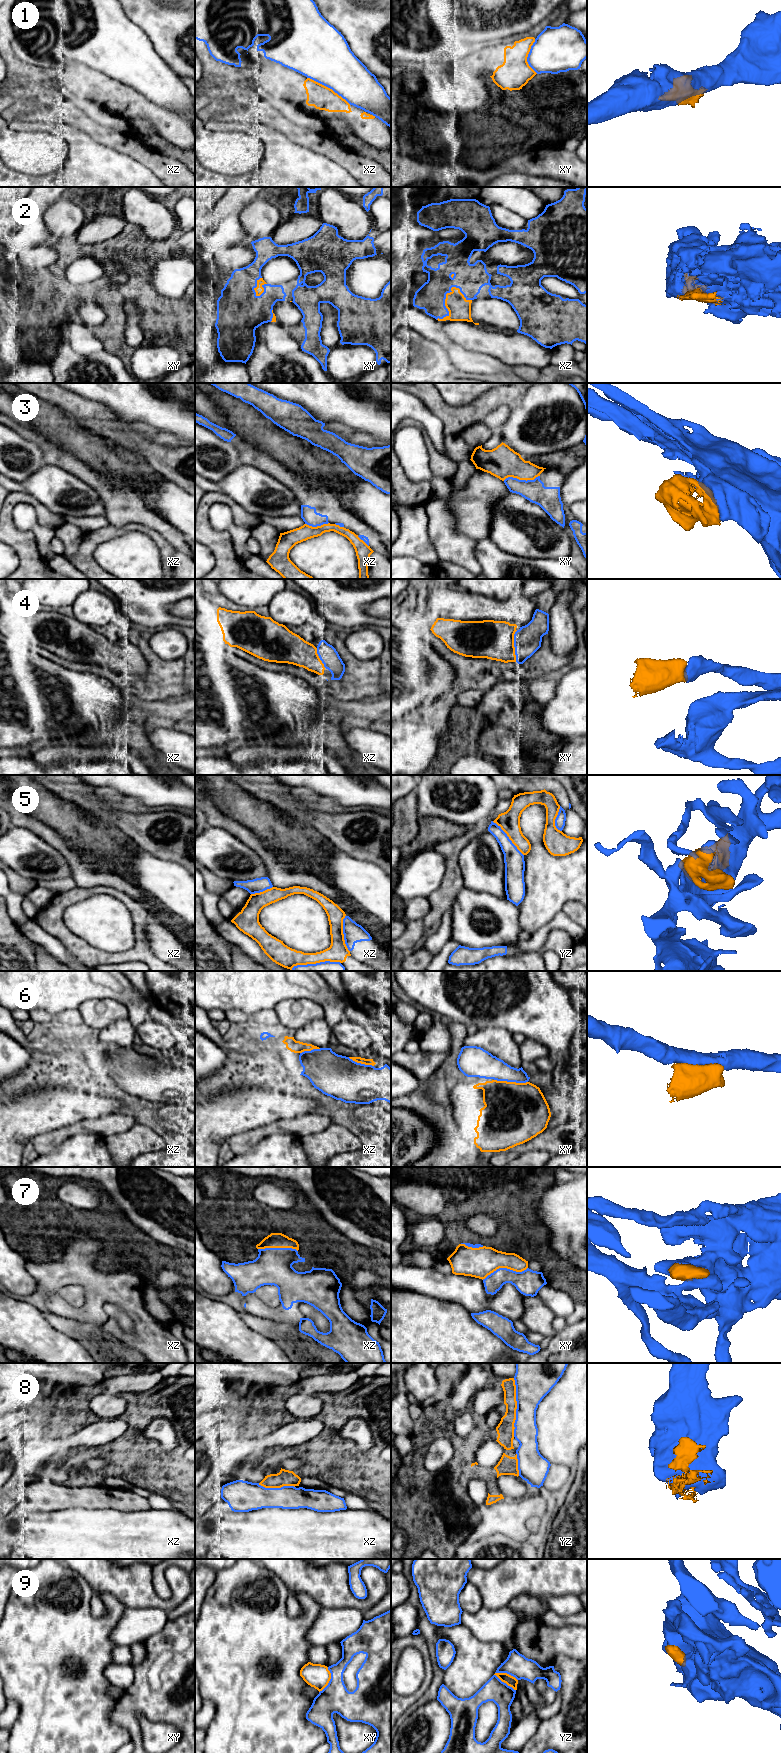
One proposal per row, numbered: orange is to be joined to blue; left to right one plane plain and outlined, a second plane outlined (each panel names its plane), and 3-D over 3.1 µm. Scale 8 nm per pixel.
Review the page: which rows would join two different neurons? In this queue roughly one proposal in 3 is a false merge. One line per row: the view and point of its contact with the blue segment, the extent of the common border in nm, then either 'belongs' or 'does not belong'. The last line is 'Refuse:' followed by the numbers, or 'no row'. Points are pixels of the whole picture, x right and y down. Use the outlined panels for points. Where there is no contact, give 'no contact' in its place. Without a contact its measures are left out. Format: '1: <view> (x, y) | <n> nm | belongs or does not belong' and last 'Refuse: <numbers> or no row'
1: xz (329, 87) | 420 nm | does not belong
2: xz (445, 296) | 340 nm | belongs
3: xy (521, 480) | 300 nm | does not belong
4: xy (514, 646) | 260 nm | belongs
5: yz (508, 837) | 380 nm | does not belong
6: xy (511, 1081) | 280 nm | does not belong
7: xy (504, 1268) | 380 nm | belongs
8: yz (517, 1407) | 480 nm | does not belong
9: yz (503, 1682) | 220 nm | belongs
Refuse: 1, 3, 5, 6, 8

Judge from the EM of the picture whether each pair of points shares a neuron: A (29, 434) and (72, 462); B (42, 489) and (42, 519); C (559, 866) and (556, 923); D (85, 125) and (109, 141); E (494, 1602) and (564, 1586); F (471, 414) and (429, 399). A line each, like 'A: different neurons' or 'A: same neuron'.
A: same neuron
B: different neurons
C: different neurons
D: same neuron
E: same neuron
F: same neuron

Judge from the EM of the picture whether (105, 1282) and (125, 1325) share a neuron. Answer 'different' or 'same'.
different

